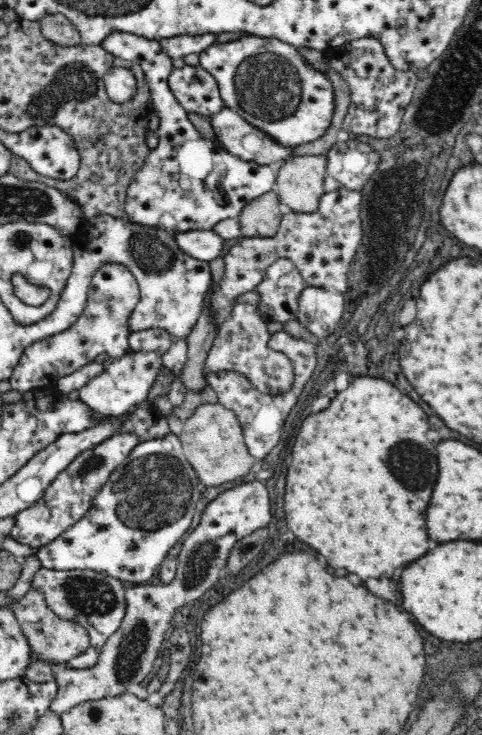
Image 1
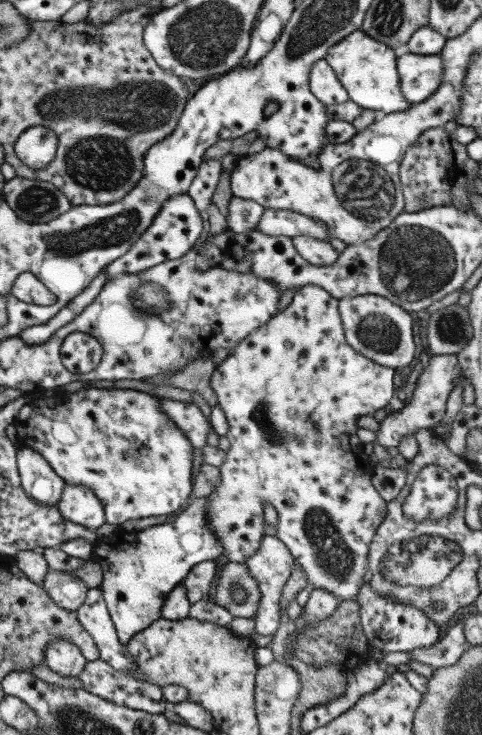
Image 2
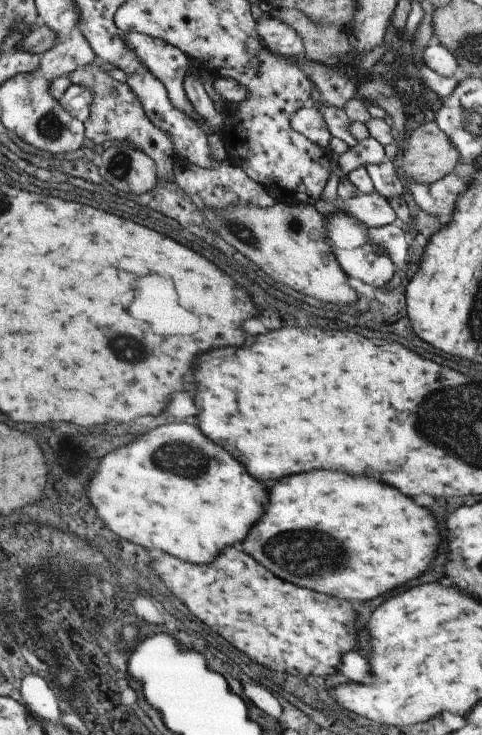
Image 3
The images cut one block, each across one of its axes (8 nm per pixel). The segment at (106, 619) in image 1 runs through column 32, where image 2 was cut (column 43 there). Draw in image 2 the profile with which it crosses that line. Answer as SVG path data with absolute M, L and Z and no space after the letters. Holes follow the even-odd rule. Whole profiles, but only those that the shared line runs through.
M47 570L41 582L41 588L59 608L69 612L75 612L85 602L85 596L87 596L85 584L77 576L67 572Z

